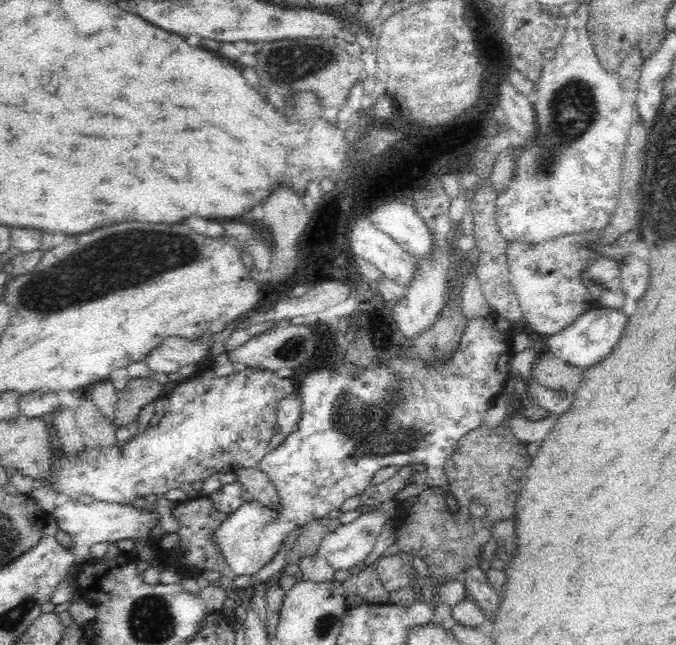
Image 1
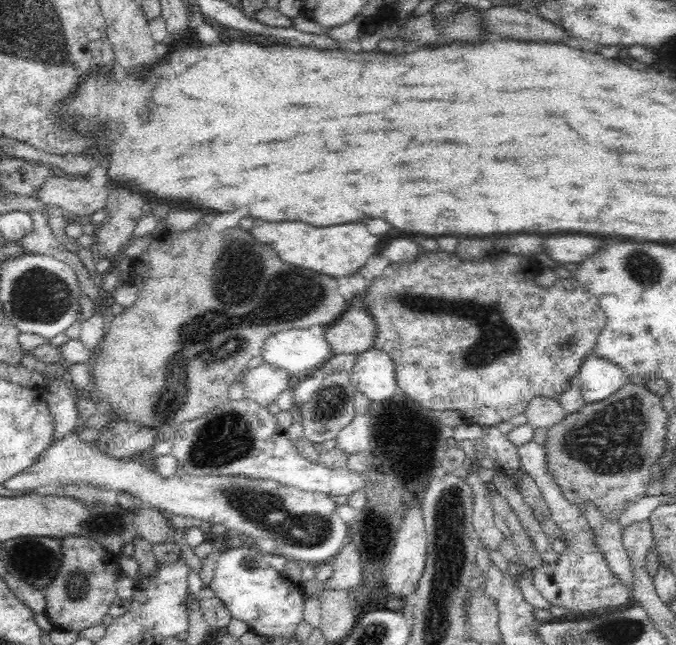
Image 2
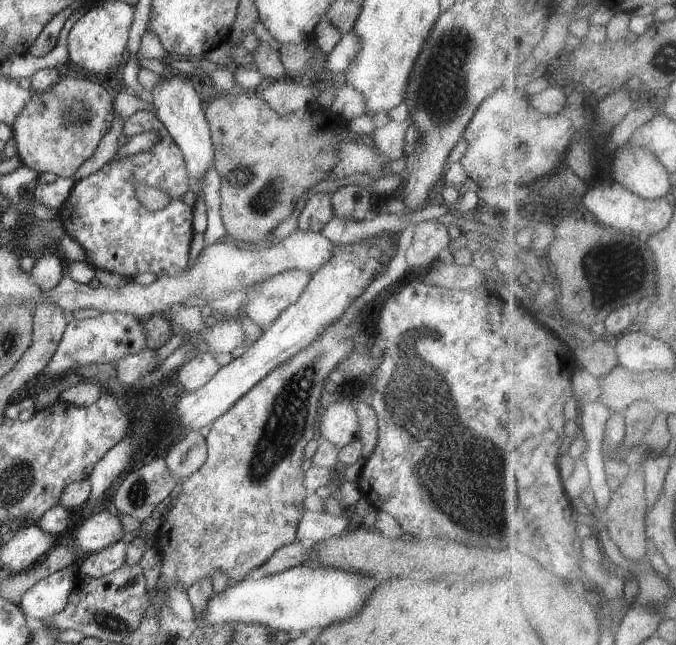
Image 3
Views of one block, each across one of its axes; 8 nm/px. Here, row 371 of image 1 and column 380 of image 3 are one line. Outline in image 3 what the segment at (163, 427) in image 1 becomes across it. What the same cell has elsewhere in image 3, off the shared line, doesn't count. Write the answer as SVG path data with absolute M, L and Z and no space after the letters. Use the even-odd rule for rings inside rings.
M390 233L386 237L370 236L354 242L352 246L336 244L332 256L318 268L308 282L300 298L280 313L270 329L262 332L256 342L247 350L220 368L204 386L188 391L178 402L180 424L186 430L199 431L202 426L212 424L222 416L241 396L252 390L265 376L281 364L288 362L295 354L310 346L332 322L336 322L352 303L364 294L366 289L380 274L384 273L384 264L394 257L394 248L398 246L399 234Z

